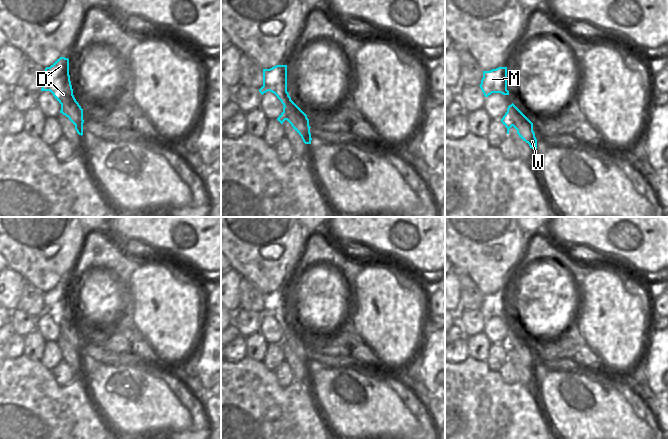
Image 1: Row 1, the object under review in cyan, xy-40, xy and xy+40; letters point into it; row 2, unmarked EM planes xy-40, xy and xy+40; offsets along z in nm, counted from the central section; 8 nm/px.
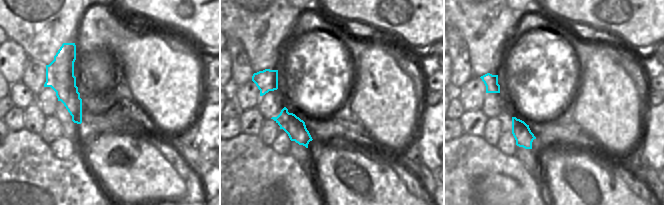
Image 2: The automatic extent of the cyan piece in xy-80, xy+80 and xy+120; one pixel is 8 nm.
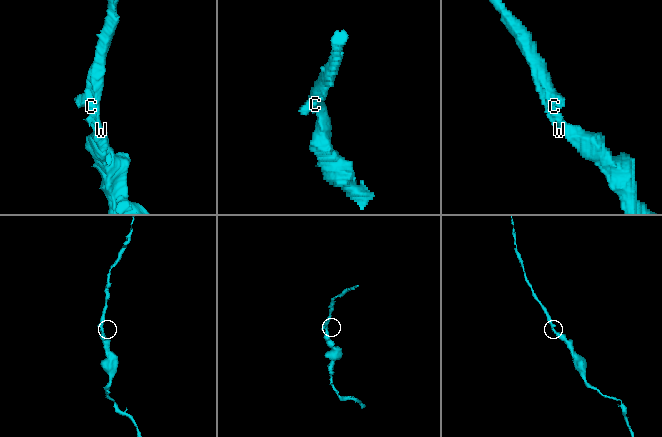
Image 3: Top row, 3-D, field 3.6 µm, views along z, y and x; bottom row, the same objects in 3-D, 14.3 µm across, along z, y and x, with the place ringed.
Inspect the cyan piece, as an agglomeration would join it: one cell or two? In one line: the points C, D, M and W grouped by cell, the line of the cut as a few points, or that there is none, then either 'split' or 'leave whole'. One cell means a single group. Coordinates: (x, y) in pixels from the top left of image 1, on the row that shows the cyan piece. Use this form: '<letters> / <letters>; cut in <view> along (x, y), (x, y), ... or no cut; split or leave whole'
C D M W; no cut; leave whole

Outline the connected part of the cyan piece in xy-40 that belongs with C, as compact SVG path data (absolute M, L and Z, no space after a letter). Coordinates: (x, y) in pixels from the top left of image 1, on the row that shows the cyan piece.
M60 57L45 68L41 91L50 91L61 104L60 113L69 118L79 135L83 135L83 109L73 95L69 75L69 59Z

